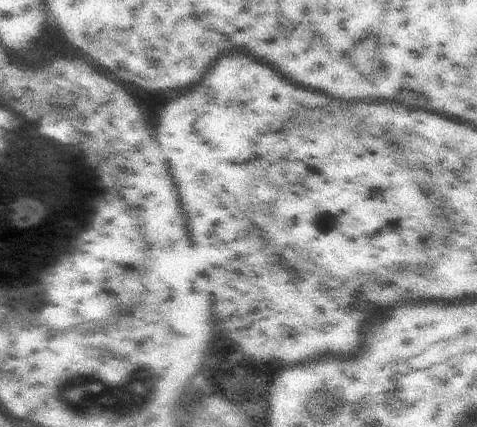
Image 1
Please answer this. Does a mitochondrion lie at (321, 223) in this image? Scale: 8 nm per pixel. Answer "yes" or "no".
yes

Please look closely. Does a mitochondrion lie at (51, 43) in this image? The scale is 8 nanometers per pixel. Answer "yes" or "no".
no

